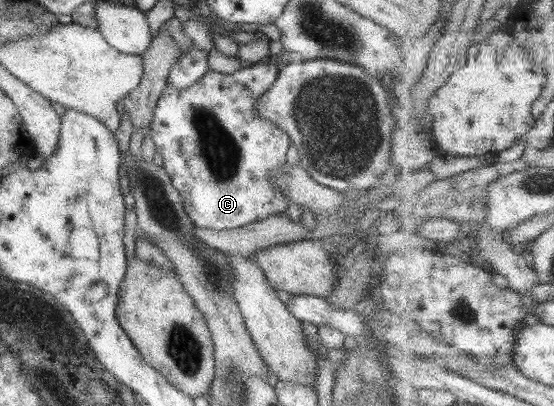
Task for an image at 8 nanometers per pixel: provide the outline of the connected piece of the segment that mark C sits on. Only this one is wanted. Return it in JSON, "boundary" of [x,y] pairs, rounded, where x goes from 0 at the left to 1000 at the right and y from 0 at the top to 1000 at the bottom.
{"boundary":[[[482,150],[457,160],[442,160],[415,185],[372,172],[372,180],[368,180],[354,204],[348,204],[343,214],[332,219],[319,222],[303,204],[296,212],[282,254],[280,273],[276,276],[267,337],[274,345],[280,372],[289,377],[289,387],[294,392],[292,406],[296,406],[296,424],[307,441],[310,461],[321,473],[321,480],[325,480],[327,498],[330,500],[330,517],[350,557],[377,567],[413,567],[437,559],[439,554],[455,547],[473,544],[491,527],[502,530],[516,515],[520,505],[518,485],[493,461],[495,453],[491,453],[491,446],[495,446],[495,431],[509,416],[509,406],[514,401],[513,382],[516,382],[518,360],[523,357],[523,347],[520,335],[513,330],[513,323],[498,315],[498,310],[487,305],[487,300],[477,296],[477,291],[469,291],[469,286],[458,276],[458,254],[462,254],[462,244],[491,209],[502,177],[504,165],[498,163],[495,153]]]}

